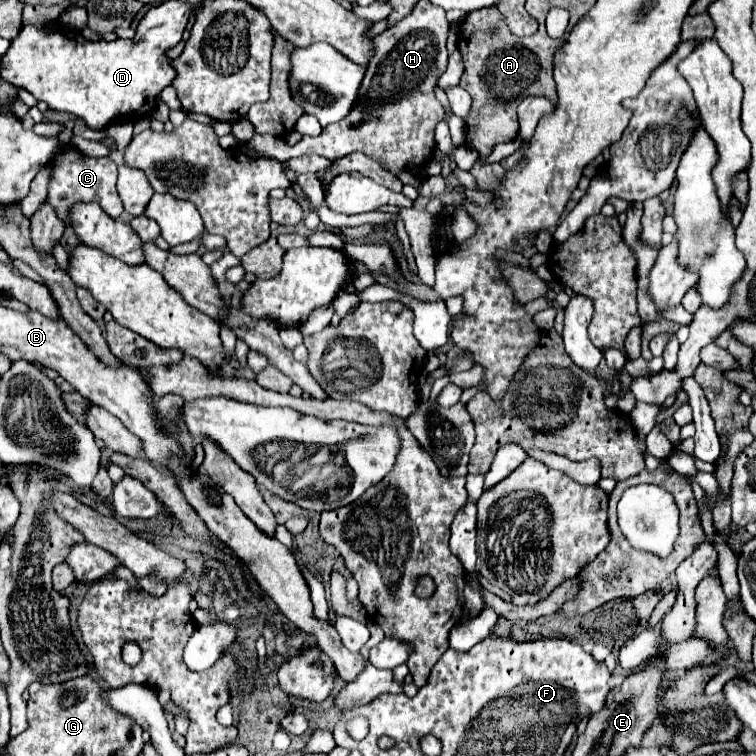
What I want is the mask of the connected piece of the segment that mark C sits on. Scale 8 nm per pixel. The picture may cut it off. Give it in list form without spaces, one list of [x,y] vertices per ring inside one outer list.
[[[60,144],[56,150],[56,156],[50,164],[50,182],[48,182],[48,198],[46,204],[50,204],[56,212],[56,216],[70,224],[70,208],[76,202],[98,202],[100,208],[108,216],[120,216],[124,212],[122,200],[116,192],[116,178],[118,178],[118,166],[110,158],[92,158],[82,154],[74,144]]]

